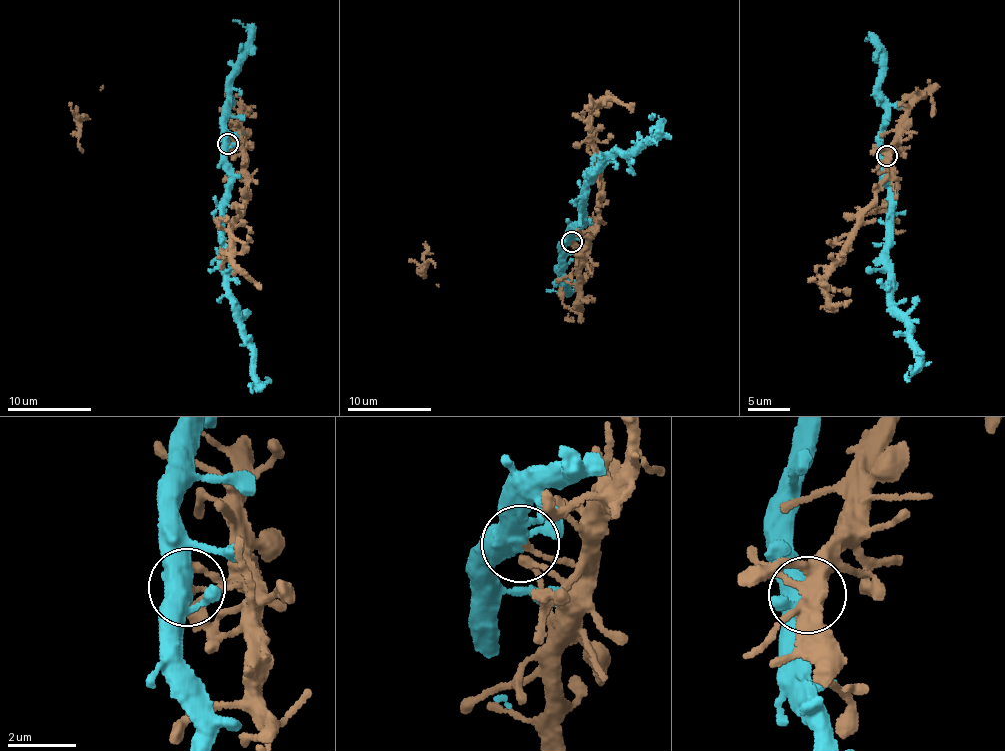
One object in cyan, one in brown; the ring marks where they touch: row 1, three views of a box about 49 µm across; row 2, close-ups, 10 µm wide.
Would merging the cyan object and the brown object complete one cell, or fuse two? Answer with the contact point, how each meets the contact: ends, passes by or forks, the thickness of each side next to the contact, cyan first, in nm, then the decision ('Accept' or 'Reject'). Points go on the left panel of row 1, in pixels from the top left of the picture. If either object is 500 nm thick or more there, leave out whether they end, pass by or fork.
Place: (227, 143). At the ring cyan forks. At the ring brown ends. Thickness 440 nm (cyan) against 180 nm. Reject

